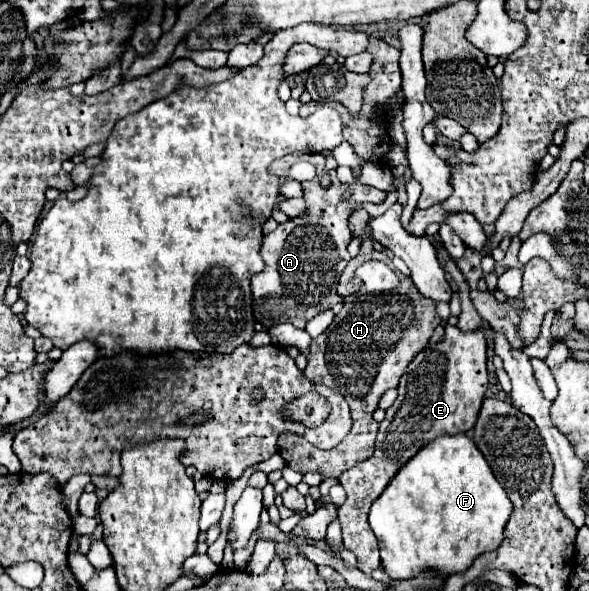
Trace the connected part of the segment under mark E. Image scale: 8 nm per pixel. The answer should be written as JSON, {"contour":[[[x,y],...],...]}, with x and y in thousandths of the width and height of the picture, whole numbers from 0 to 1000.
{"contour":[[[757,548],[754,555],[754,575],[733,589],[720,589],[693,616],[693,626],[676,650],[676,673],[669,687],[655,694],[655,707],[645,714],[632,775],[604,785],[577,805],[577,819],[587,829],[587,849],[574,860],[581,910],[584,924],[604,937],[608,961],[618,971],[645,961],[642,914],[625,887],[632,849],[655,829],[679,792],[703,768],[710,768],[716,755],[750,734],[795,731],[808,717],[822,667],[829,660],[822,558],[784,565],[774,552]]]}

